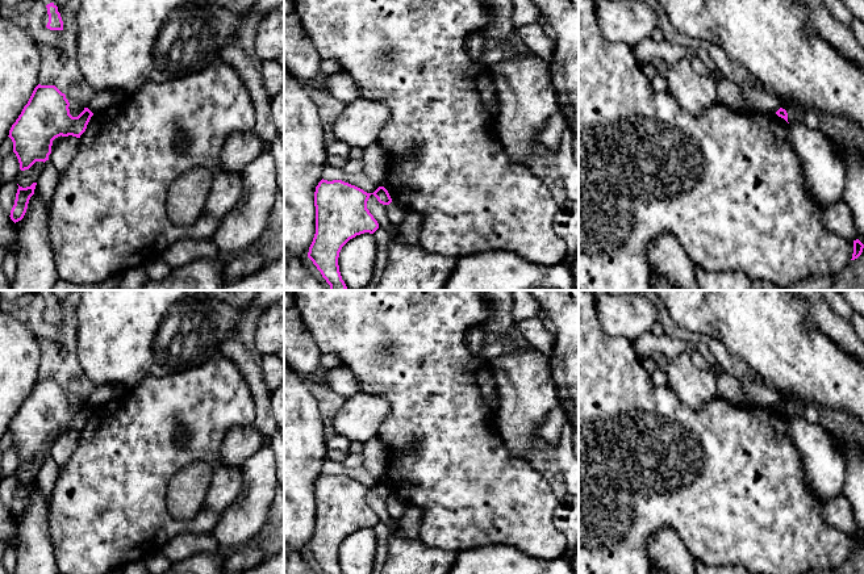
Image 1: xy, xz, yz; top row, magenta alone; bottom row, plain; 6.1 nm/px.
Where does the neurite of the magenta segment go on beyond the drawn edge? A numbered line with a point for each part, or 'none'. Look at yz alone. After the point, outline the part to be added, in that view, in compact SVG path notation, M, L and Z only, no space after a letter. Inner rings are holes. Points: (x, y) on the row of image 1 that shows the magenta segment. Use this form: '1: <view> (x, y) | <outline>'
none

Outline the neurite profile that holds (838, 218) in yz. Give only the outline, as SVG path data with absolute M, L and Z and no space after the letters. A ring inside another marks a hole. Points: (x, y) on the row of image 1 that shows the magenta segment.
M843 200L834 205L825 206L822 209L822 218L825 226L840 238L851 242L859 238L852 213Z

